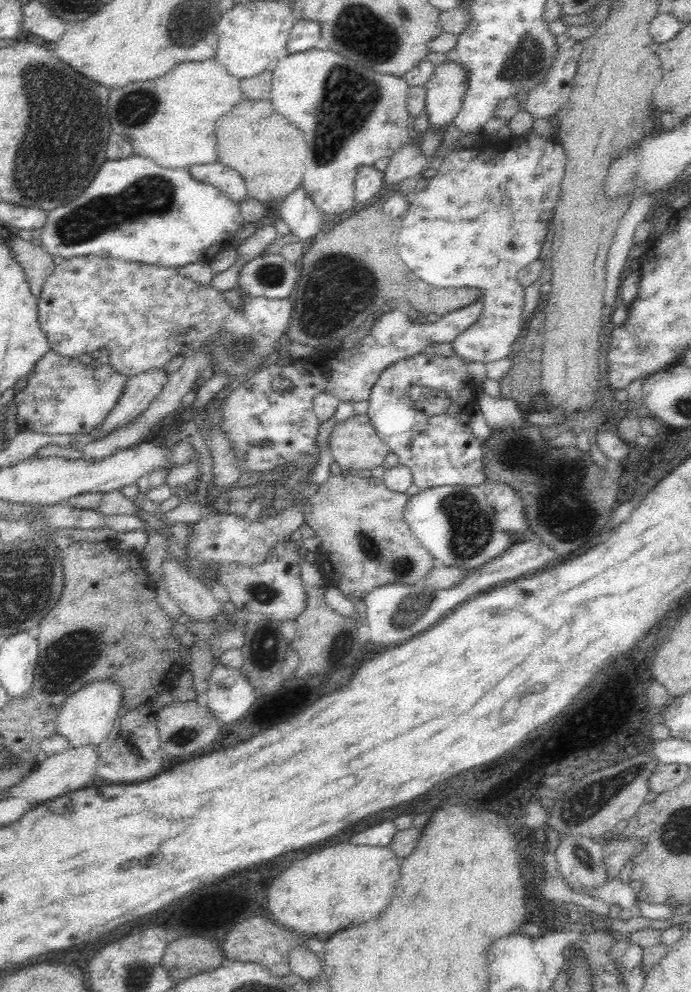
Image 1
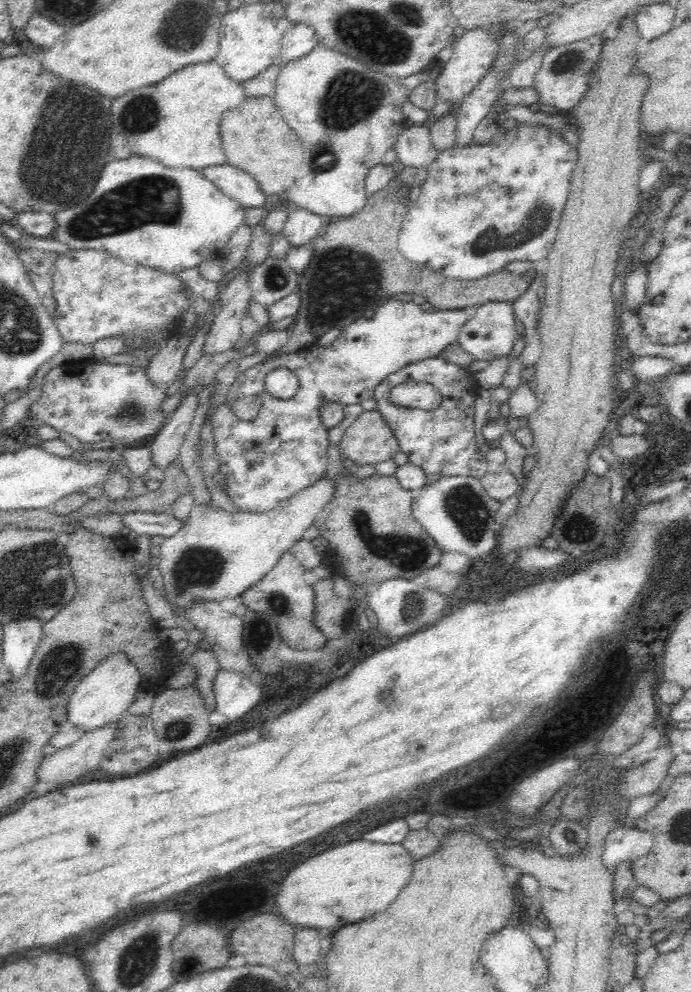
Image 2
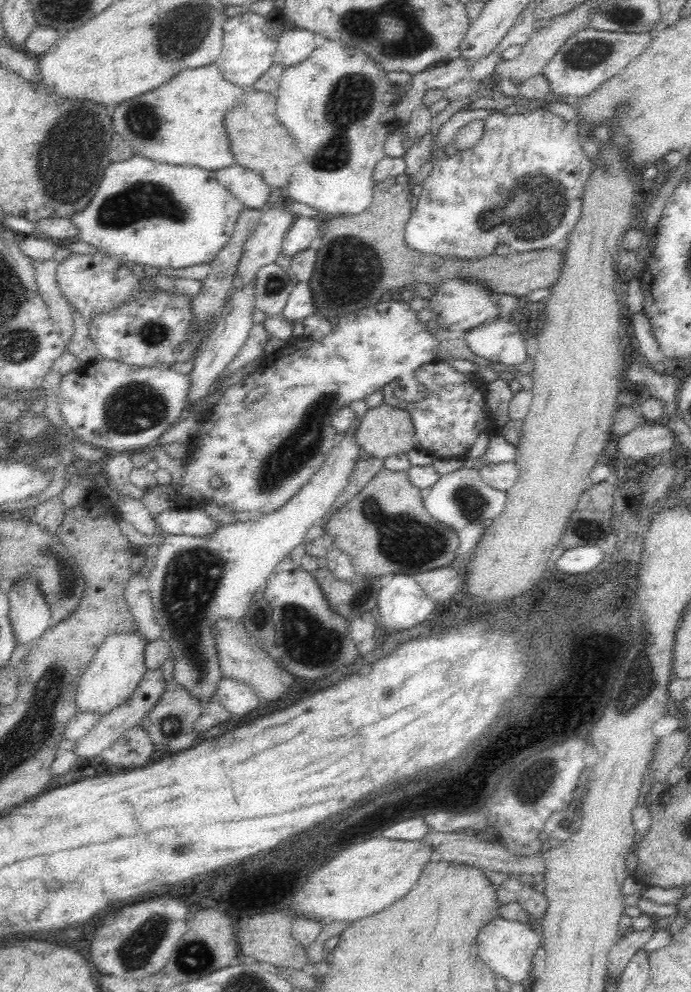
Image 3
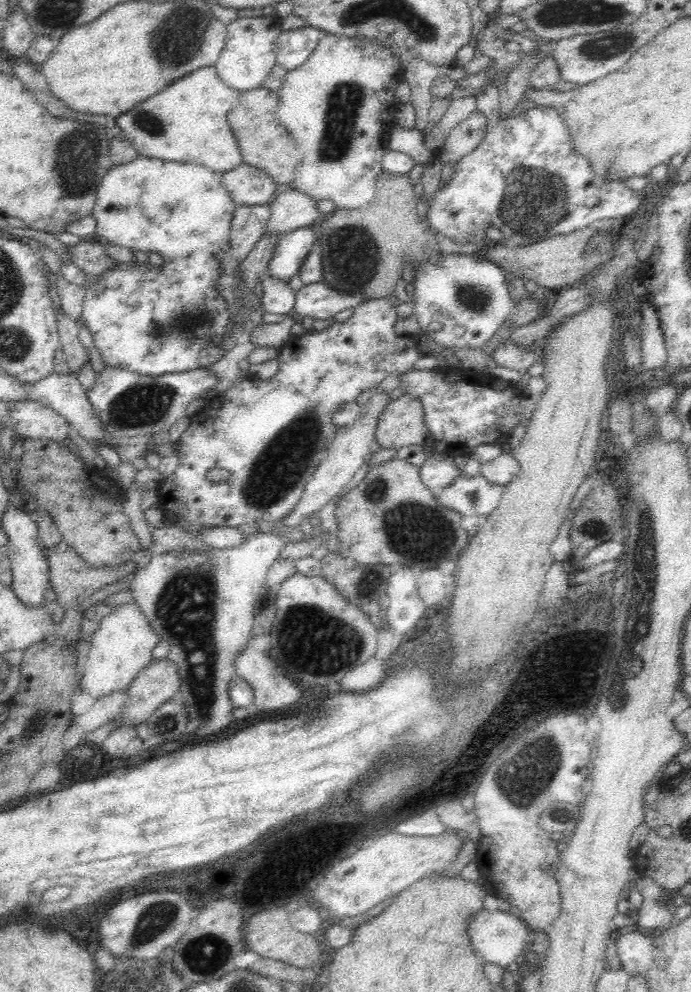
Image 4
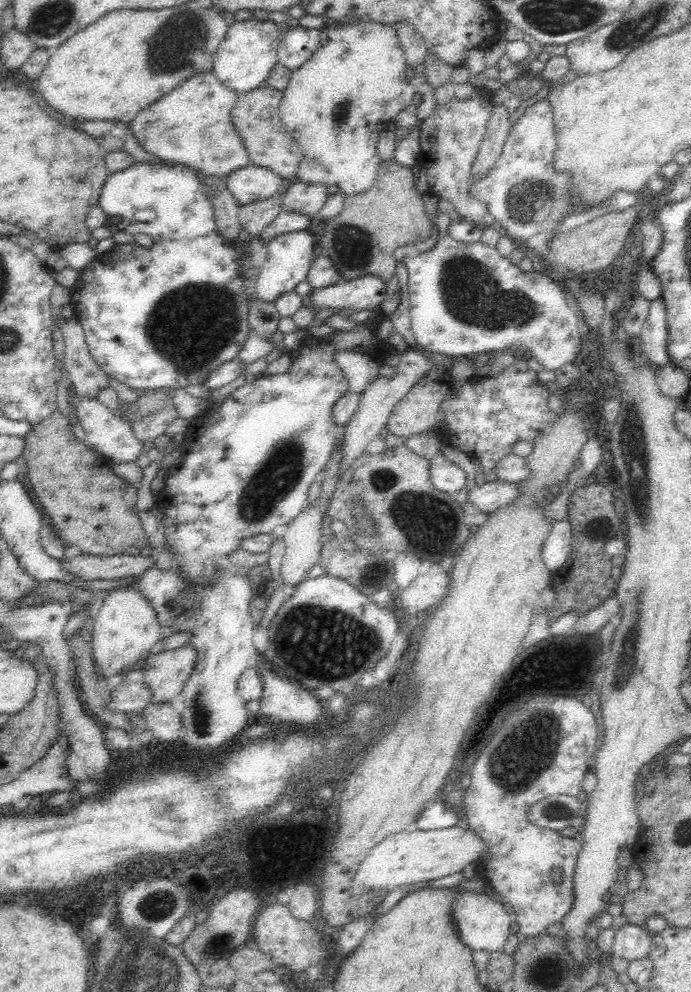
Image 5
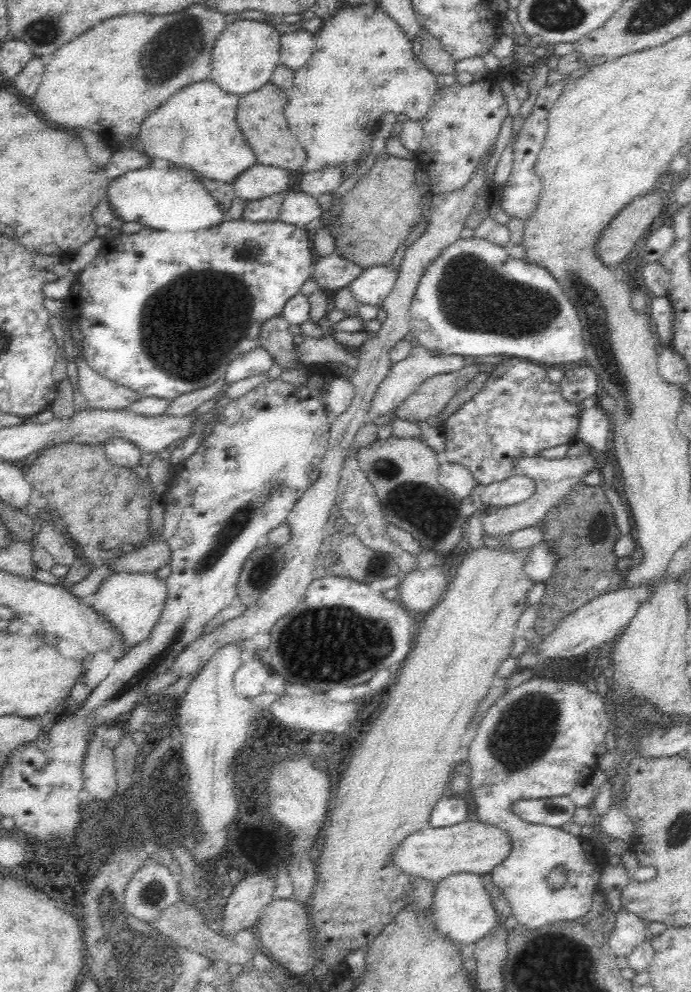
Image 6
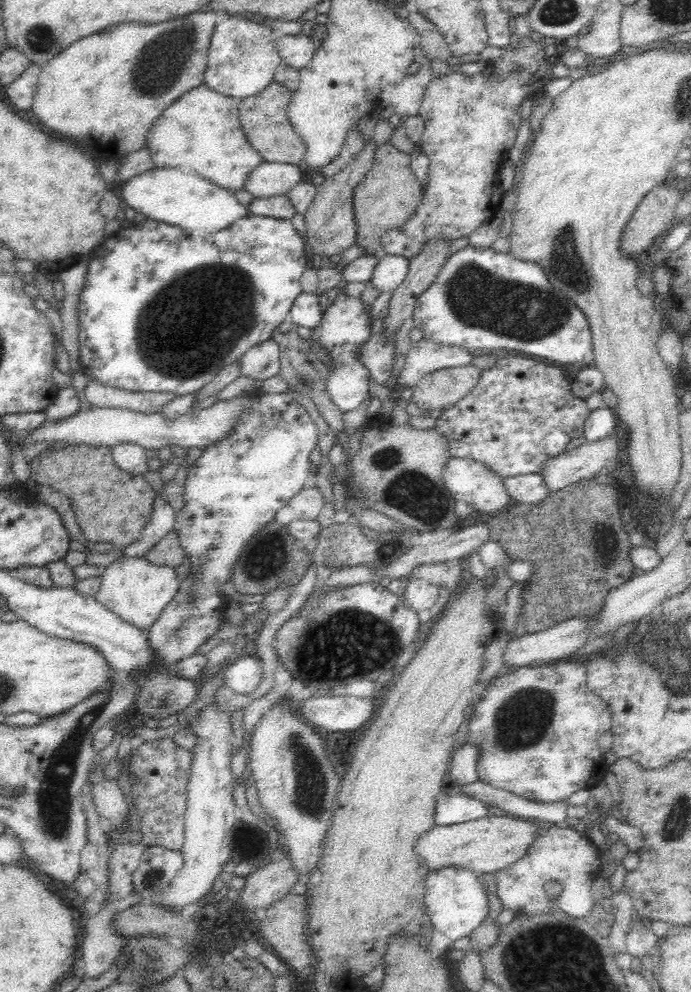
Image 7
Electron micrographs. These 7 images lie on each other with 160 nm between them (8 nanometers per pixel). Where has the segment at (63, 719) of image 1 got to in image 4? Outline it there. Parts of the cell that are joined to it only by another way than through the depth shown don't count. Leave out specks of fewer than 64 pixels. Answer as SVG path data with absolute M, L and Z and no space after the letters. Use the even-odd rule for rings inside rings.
M137 603L117 605L103 618L98 632L92 637L78 691L90 694L95 700L127 691L138 672L152 661L152 650L158 641L158 633L150 627Z

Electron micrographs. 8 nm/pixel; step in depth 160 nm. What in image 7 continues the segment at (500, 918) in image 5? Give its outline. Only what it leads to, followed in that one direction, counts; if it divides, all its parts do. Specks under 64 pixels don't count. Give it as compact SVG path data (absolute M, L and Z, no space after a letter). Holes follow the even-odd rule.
M446 868L429 872L425 888L427 915L432 926L450 938L451 942L469 936L489 913L490 901L477 874L462 868Z

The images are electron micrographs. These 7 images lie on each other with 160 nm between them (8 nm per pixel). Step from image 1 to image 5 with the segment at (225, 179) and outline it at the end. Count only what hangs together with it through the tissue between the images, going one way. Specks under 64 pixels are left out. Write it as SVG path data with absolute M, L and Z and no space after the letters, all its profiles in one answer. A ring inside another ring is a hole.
M248 164L226 176L226 188L240 205L263 201L282 186L282 177L266 167Z

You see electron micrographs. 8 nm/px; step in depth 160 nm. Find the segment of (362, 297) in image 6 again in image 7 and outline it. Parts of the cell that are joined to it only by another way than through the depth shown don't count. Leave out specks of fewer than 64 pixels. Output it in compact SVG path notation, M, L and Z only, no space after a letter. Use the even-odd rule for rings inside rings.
M381 254L374 266L374 272L370 276L372 288L380 293L396 290L408 272L408 259L400 255Z

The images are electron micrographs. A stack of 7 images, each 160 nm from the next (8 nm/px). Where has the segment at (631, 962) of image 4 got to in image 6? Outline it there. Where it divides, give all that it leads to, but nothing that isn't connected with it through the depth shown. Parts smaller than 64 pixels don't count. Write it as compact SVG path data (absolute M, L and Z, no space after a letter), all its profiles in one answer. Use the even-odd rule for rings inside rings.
M621 909L616 916L615 927L609 933L609 946L619 958L627 957L632 949L635 949L642 941L648 940L648 932L645 929L645 922L634 913Z

